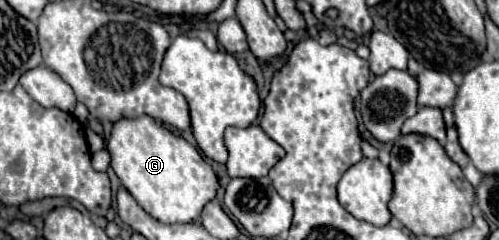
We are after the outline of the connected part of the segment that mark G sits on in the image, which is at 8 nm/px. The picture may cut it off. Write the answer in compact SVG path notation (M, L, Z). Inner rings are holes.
M148 115L114 121L106 149L122 187L128 189L146 213L162 223L190 223L198 219L202 207L218 191L218 179L200 151Z

